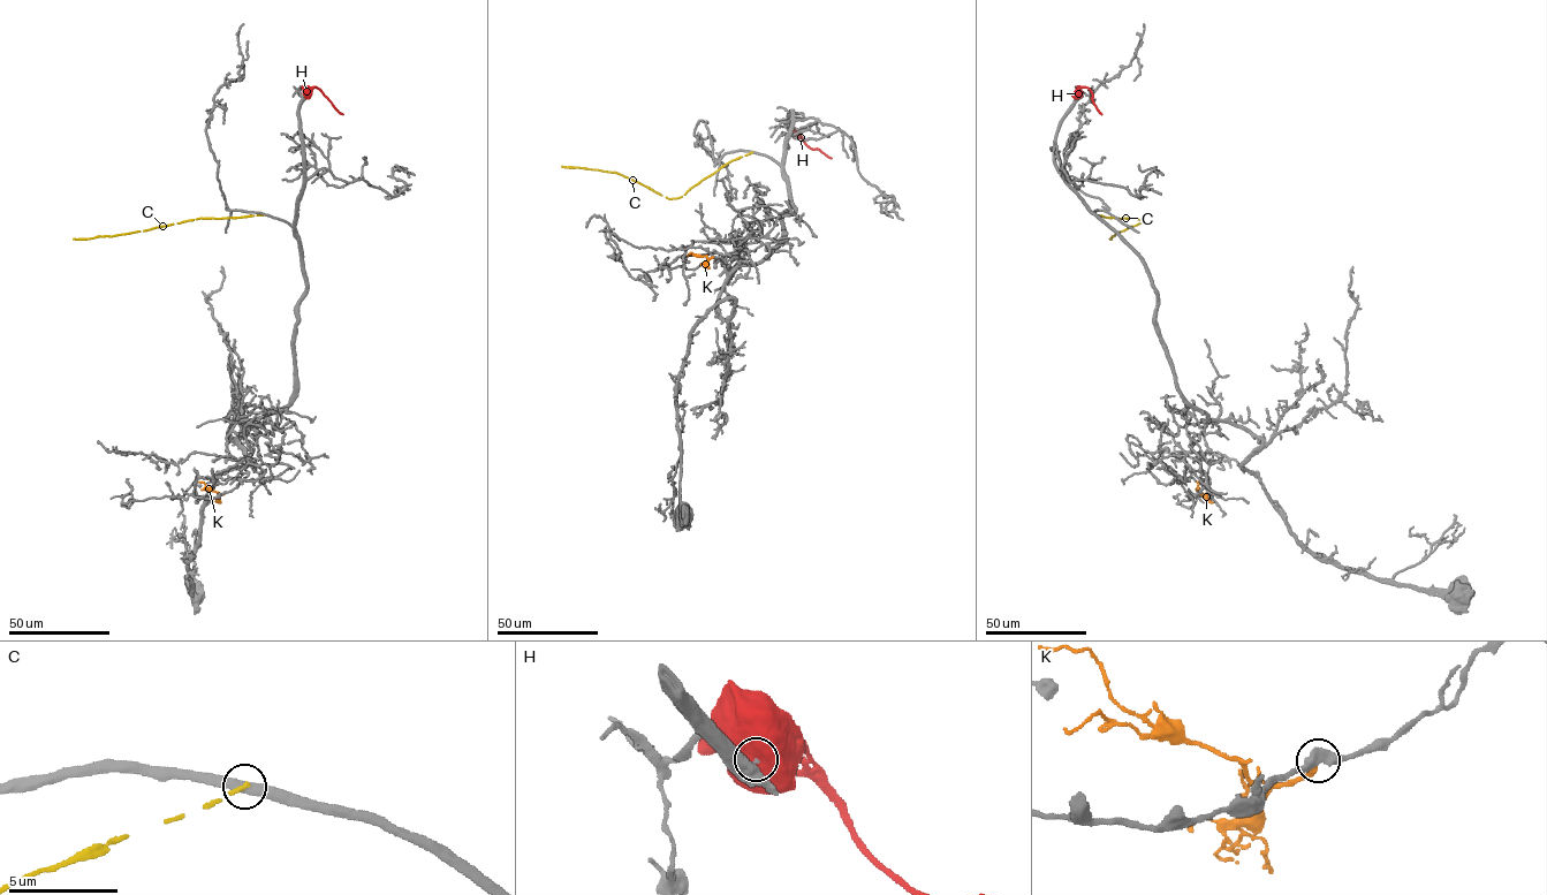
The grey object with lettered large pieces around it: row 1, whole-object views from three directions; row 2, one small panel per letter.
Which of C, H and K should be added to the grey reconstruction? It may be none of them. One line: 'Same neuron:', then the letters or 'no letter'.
Same neuron: no letter

